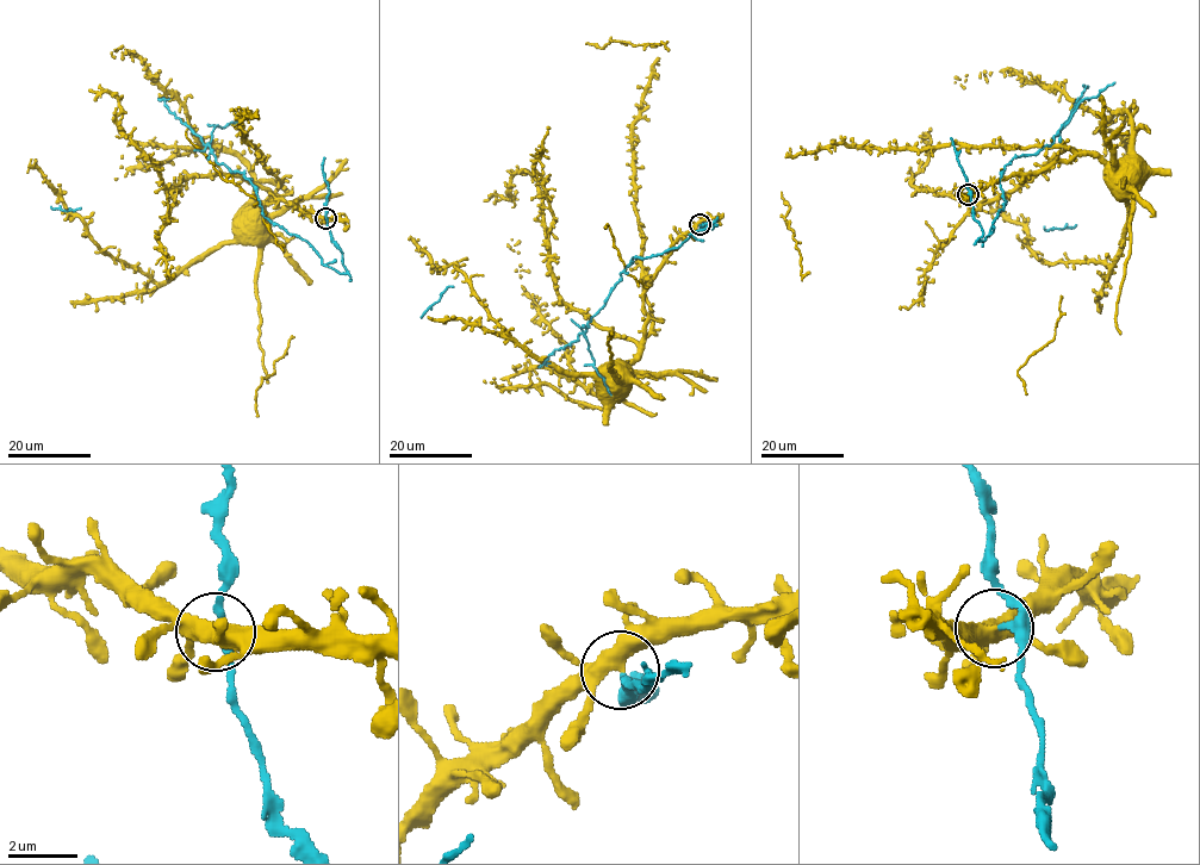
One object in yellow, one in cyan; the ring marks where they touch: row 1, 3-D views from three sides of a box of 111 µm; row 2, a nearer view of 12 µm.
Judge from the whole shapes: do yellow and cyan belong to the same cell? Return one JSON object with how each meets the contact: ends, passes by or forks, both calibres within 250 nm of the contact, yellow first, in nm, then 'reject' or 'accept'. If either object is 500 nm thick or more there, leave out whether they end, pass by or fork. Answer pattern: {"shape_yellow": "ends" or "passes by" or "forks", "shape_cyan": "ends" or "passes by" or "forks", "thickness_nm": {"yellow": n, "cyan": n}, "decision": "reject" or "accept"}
{"shape_yellow": "forks", "shape_cyan": "passes by", "thickness_nm": {"yellow": 400, "cyan": 280}, "decision": "reject"}

